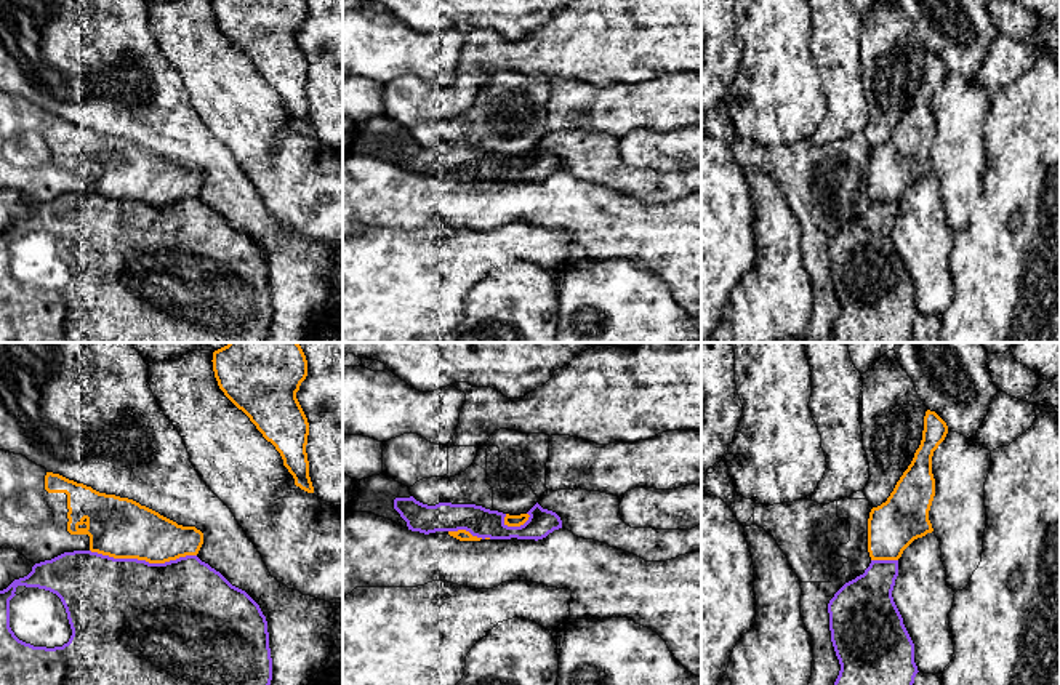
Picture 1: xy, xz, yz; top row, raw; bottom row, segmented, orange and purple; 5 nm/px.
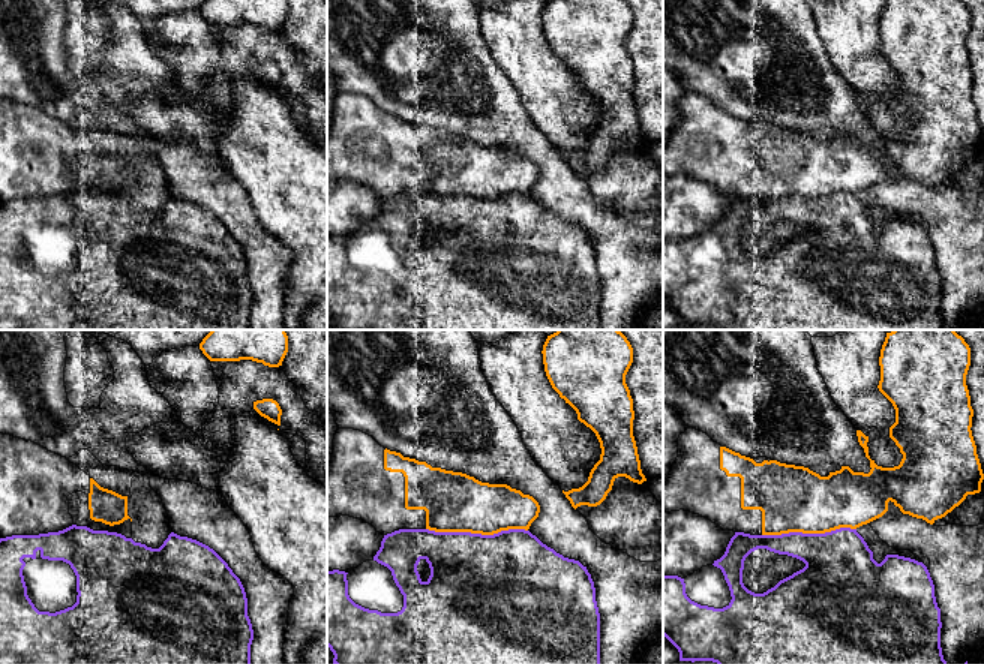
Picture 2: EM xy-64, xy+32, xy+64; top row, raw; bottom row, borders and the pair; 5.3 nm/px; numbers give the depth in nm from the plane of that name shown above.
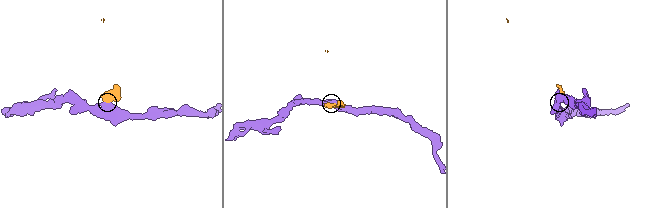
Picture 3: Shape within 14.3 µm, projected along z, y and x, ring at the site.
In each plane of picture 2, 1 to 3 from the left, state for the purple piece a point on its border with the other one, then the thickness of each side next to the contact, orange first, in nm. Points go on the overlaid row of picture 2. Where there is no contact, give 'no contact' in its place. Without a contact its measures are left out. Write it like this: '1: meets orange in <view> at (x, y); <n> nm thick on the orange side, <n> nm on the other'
1: no contact
2: meets orange in xy+32 at (477, 532); 320 nm thick on the orange side, 480 nm on the other
3: meets orange in xy+64 at (809, 532); 360 nm thick on the orange side, 360 nm on the other

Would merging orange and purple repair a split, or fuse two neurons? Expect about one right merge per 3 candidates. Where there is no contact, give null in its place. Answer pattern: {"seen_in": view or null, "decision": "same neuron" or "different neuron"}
{"seen_in": "xy", "decision": "different neuron"}

